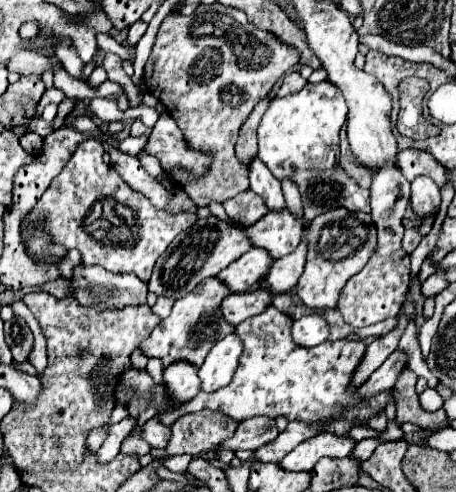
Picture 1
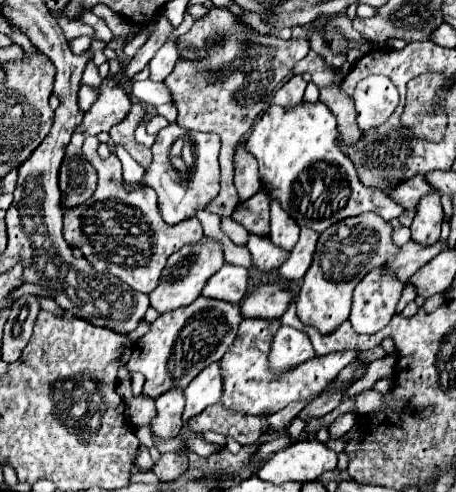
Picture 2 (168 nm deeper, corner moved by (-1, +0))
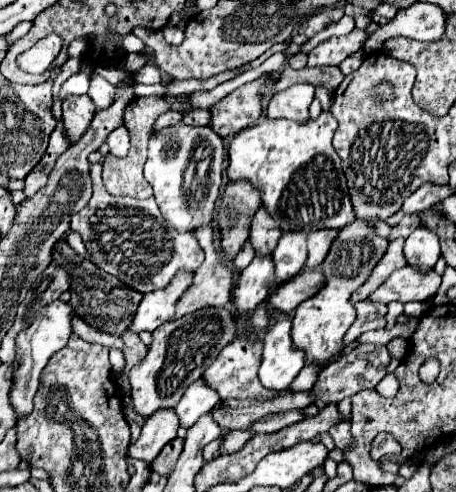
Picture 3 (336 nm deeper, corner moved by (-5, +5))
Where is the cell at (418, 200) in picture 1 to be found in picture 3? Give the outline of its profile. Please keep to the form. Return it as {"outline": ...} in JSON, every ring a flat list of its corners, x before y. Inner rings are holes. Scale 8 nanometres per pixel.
{"outline":[[425,225,415,229,405,241,405,257,409,265,431,269,439,259,439,235]]}

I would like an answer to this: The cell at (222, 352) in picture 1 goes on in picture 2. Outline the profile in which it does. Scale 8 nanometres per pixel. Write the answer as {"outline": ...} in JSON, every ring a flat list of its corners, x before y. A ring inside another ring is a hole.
{"outline":[[219,364,207,366,191,384,185,388,185,412,183,420,187,422,189,418,201,414,207,406,213,406,221,398,221,376,219,376]]}

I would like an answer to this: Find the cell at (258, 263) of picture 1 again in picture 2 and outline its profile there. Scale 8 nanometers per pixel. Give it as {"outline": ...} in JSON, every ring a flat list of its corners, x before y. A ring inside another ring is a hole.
{"outline":[[223,264,223,268,207,280,205,288,201,290,201,296,239,304,247,290,247,278,249,276,243,266]]}

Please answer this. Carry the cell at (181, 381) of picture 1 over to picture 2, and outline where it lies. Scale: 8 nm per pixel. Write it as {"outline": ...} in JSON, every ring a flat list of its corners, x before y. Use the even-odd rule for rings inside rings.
{"outline":[[169,390,155,400,157,416,151,420,151,436,159,440,171,440,179,436,183,426,181,414,185,408,183,390]]}

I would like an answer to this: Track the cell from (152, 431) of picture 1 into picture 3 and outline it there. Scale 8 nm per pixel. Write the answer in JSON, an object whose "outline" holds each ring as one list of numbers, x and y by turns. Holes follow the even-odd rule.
{"outline":[[229,431,229,433,223,437,223,441,221,441,221,453,235,453,235,451,239,451,251,437,253,437,253,433]]}

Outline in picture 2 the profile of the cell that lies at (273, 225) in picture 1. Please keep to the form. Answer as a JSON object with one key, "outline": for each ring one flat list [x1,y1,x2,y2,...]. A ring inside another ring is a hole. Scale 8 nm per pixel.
{"outline":[[249,234,247,250,251,252,253,266,263,274,281,268,281,264,287,260,287,254,289,254,289,252,277,248,269,238,261,238,255,234]]}

